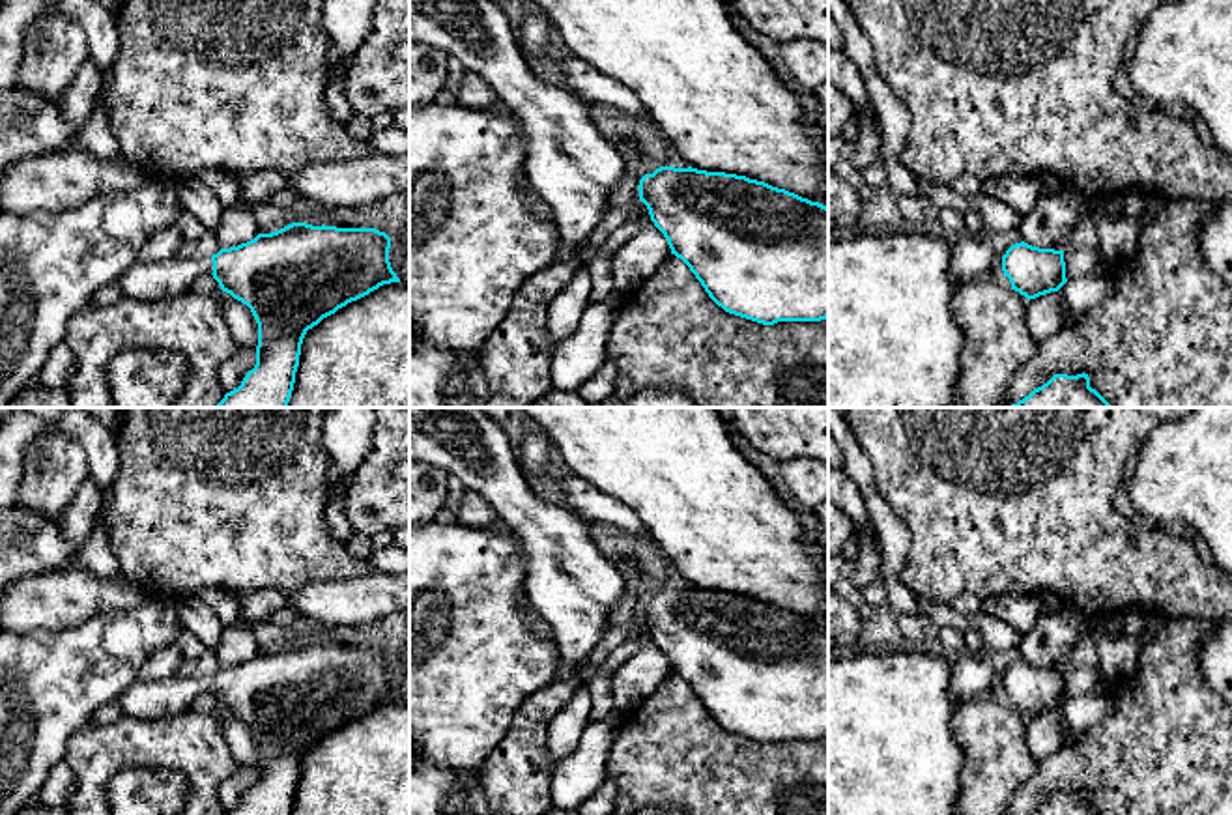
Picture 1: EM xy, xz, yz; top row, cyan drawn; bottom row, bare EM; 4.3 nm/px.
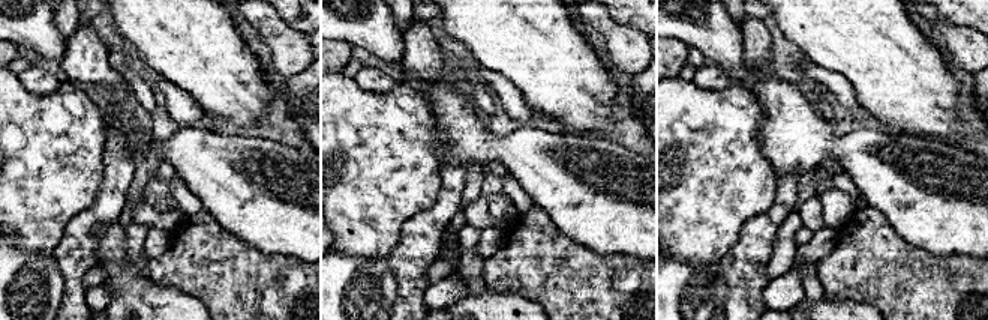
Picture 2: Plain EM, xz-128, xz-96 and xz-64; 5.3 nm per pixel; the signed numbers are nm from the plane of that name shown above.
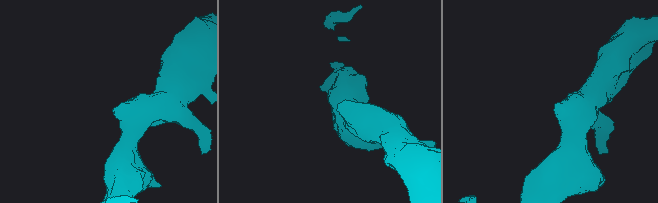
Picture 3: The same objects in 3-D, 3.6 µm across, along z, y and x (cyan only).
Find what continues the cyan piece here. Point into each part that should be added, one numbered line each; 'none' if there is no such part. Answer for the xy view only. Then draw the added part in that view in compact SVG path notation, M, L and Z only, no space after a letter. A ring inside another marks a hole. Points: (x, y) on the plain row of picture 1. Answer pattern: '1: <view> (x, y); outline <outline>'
1: xy (146, 700); outline M176 675L165 680L136 680L116 703L123 716L159 722L191 710L198 695L211 692L211 677Z

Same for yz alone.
none

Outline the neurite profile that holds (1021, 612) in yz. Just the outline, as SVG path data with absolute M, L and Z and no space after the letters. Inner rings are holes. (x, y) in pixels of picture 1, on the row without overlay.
M1006 594L981 600L981 611L1006 619L1015 630L1026 634L1043 613L1043 604L1043 594Z

